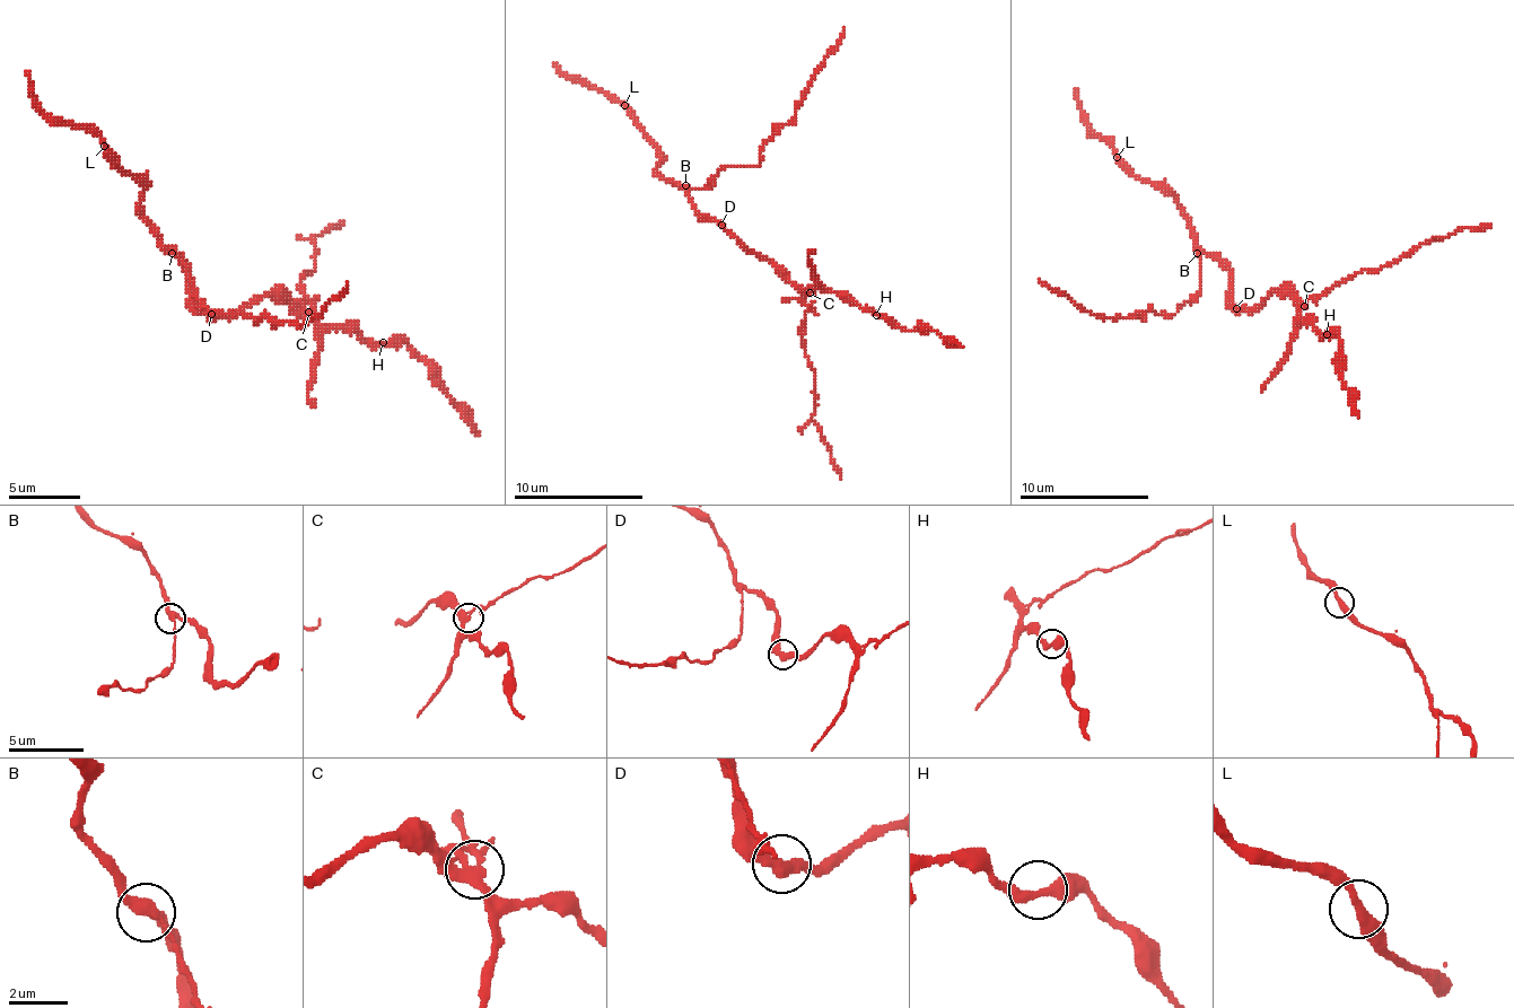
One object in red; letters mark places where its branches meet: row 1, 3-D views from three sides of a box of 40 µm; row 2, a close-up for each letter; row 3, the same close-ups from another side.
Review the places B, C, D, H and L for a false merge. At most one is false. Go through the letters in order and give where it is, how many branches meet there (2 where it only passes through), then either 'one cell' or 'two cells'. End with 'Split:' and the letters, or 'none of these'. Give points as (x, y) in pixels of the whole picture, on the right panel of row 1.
B: place (1197, 253); branches 3; one cell
C: place (1304, 306); branches 3; two cells
D: place (1236, 308); branches 2; one cell
H: place (1327, 334); branches 2; one cell
L: place (1117, 157); branches 2; one cell
Split: C

